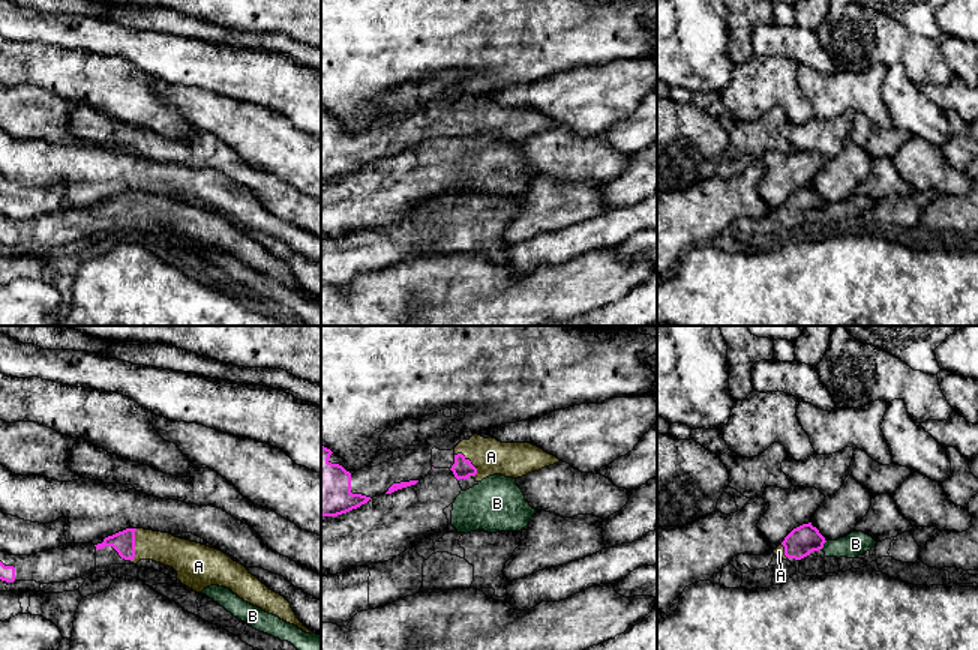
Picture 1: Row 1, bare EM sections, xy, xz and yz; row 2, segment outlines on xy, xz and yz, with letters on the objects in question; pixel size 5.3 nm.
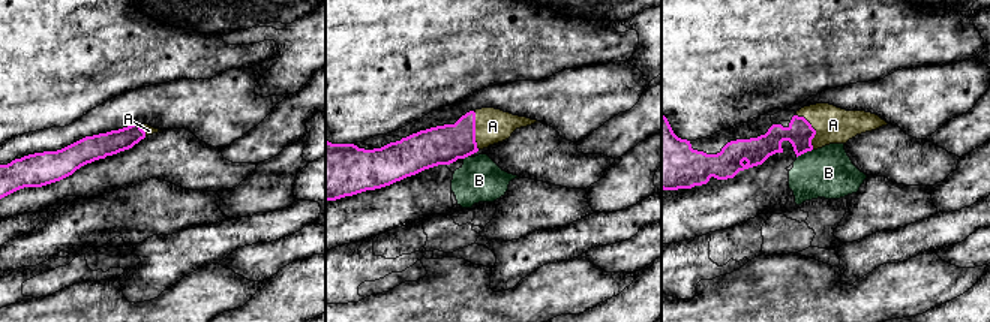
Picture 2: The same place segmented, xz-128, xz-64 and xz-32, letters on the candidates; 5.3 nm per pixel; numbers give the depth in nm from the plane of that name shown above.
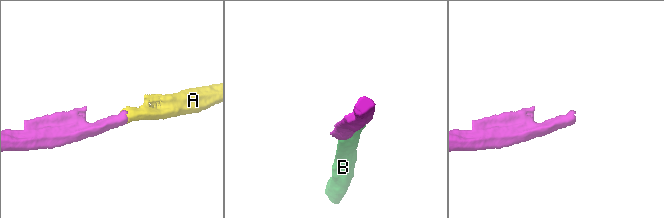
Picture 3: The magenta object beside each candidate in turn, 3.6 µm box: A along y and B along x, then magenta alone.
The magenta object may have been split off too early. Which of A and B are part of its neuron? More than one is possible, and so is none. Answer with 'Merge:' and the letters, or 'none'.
Merge: A

